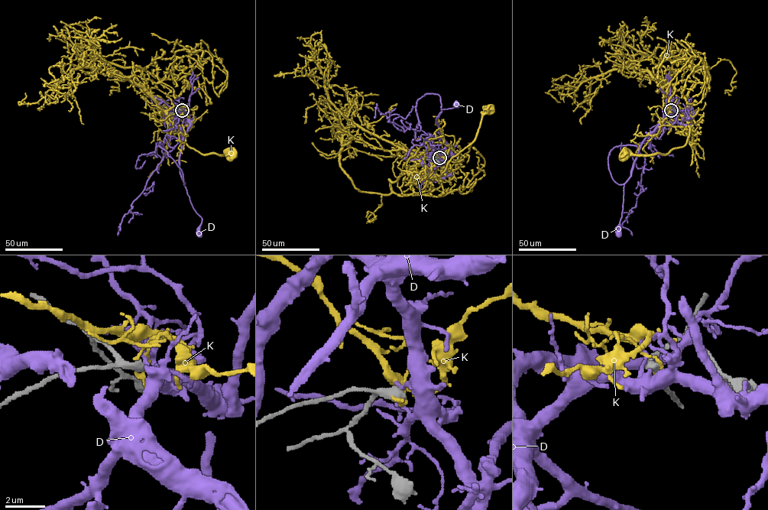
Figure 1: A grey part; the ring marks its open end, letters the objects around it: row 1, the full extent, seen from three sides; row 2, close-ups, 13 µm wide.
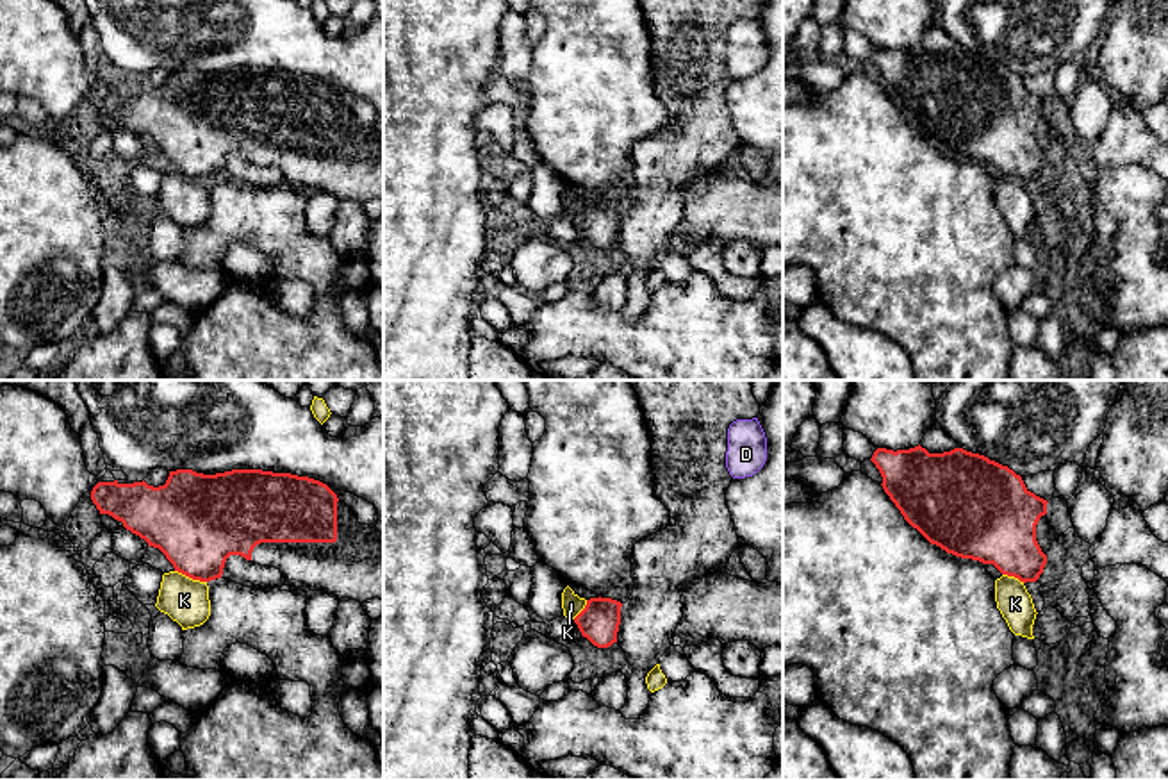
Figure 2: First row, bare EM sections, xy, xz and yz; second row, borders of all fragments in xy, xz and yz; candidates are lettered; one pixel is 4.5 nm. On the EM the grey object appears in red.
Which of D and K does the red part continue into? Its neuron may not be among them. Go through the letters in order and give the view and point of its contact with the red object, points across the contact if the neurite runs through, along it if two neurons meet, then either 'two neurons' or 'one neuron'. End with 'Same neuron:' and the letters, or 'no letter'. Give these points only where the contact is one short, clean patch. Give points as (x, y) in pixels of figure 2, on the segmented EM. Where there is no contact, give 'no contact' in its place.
D: no contact; two neurons
K: meets red in xy at (191, 577); border along xy (175, 570), (205, 582); two neurons
Same neuron: no letter

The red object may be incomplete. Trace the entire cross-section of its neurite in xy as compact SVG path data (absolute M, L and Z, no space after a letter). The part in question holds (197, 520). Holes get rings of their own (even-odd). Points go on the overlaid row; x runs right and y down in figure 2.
M232 469L203 475L169 471L164 485L98 482L91 500L100 514L121 521L159 548L175 571L200 582L221 578L230 555L276 568L285 585L323 591L360 603L383 600L383 521L360 525L353 510L323 482L291 473Z

